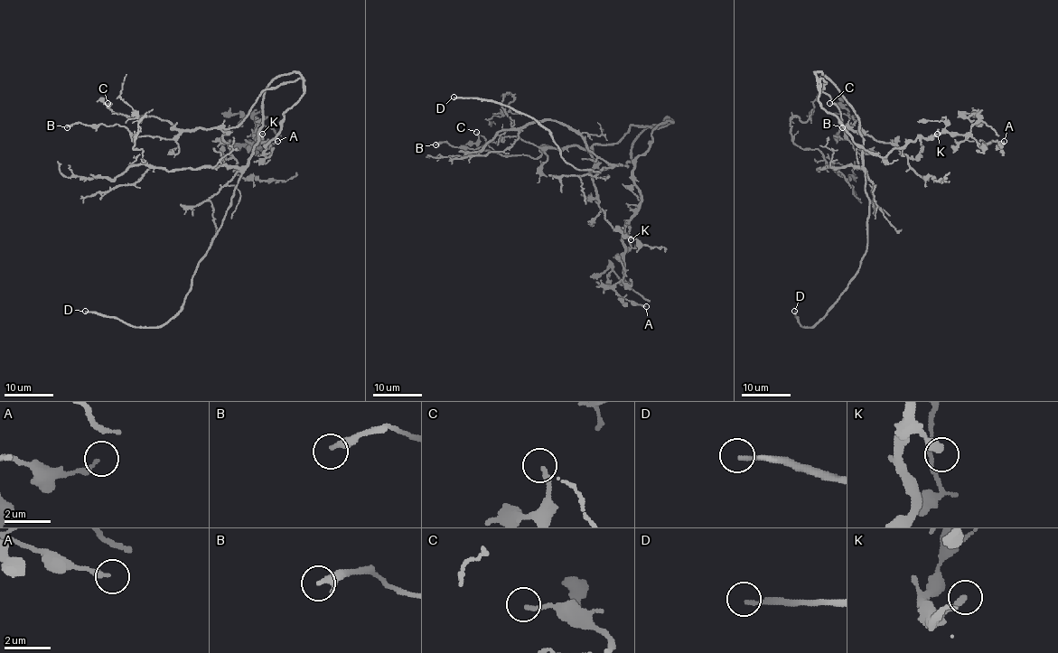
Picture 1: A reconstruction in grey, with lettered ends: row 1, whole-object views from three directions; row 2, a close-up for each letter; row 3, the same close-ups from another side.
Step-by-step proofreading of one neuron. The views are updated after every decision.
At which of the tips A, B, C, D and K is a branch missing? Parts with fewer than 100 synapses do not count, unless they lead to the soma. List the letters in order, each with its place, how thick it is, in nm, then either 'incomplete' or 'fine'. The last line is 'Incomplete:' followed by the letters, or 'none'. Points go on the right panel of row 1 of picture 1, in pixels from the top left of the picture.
A: at (1004, 141); 200 nm thick; fine
B: at (842, 127); 320 nm thick; fine
C: at (829, 103); 190 nm thick; fine
D: at (794, 311); 160 nm thick; incomplete
K: at (937, 134); 320 nm thick; fine
Incomplete: D

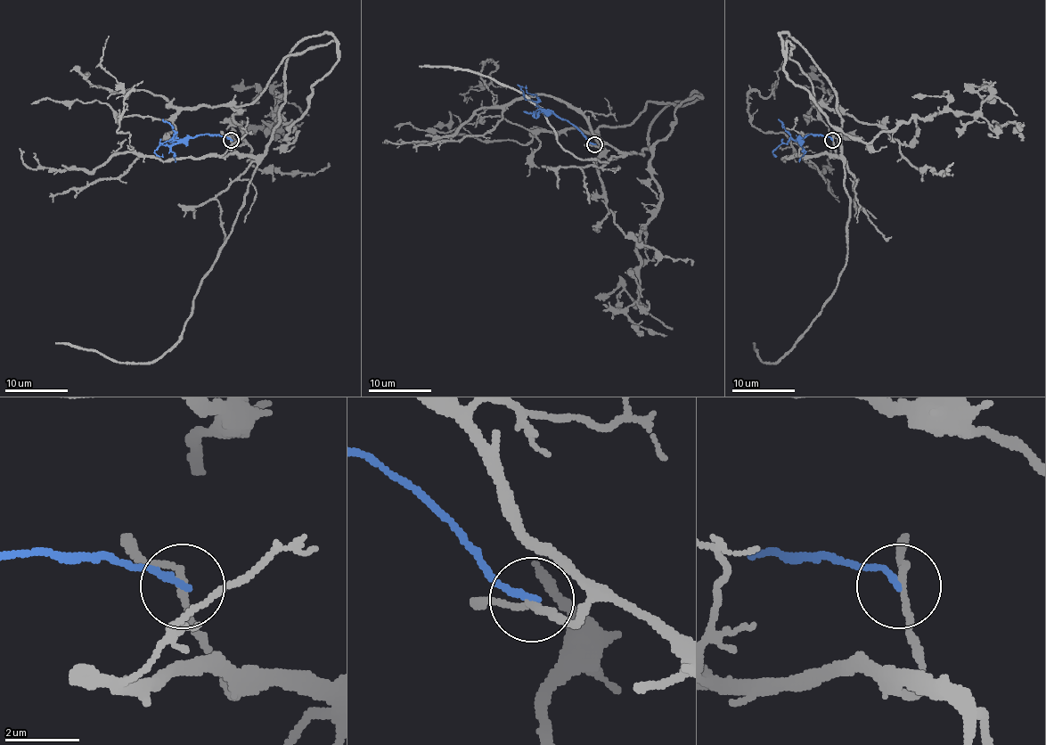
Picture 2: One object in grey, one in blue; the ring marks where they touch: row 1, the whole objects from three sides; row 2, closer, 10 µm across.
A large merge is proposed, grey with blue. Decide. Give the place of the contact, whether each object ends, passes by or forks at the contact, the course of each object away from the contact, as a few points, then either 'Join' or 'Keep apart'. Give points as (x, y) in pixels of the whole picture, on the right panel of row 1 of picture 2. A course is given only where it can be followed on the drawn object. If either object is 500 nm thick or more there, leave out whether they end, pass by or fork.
Place: (832, 140). At the ring grey passes by. At the ring blue ends. Course of grey: (831, 139), (837, 157), (837, 92), (780, 36), (819, 104), (819, 117), (804, 117), (814, 104). Course of blue: (831, 139), (829, 136), (808, 135), (800, 139), (789, 139), (773, 151), (775, 157), (773, 153). Keep apart

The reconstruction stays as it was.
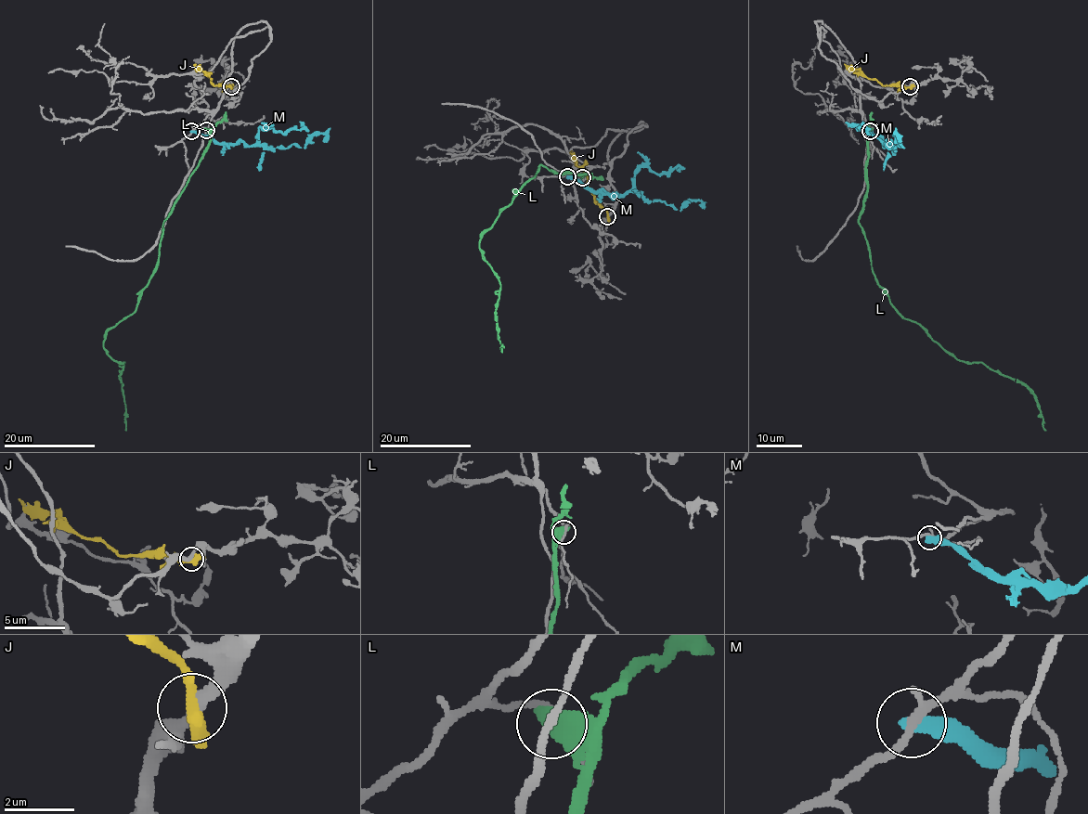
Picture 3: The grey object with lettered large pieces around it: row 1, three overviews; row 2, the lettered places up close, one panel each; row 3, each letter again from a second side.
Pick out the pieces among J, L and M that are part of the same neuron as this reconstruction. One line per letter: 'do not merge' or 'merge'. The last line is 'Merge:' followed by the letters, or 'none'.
J: do not merge
L: do not merge
M: do not merge
Merge: none

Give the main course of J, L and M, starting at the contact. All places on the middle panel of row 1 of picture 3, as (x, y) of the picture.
J: (608, 215), (588, 185), (584, 170), (570, 150)
L: (583, 177), (586, 174), (556, 174), (540, 165), (483, 233), (483, 258), (500, 285), (496, 328), (501, 353)
M: (568, 175), (615, 196), (639, 192), (680, 210), (689, 200), (699, 200), (703, 208)

